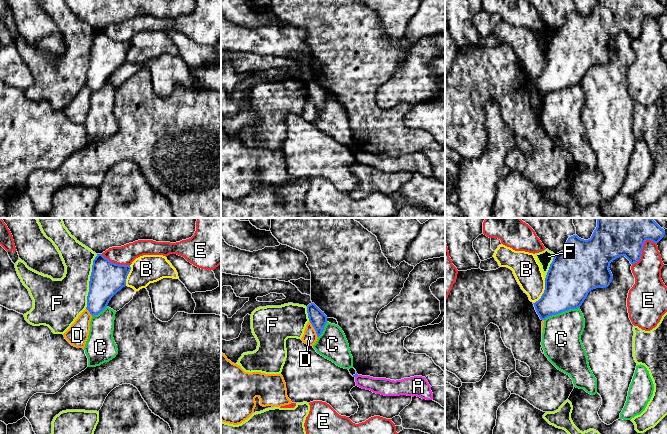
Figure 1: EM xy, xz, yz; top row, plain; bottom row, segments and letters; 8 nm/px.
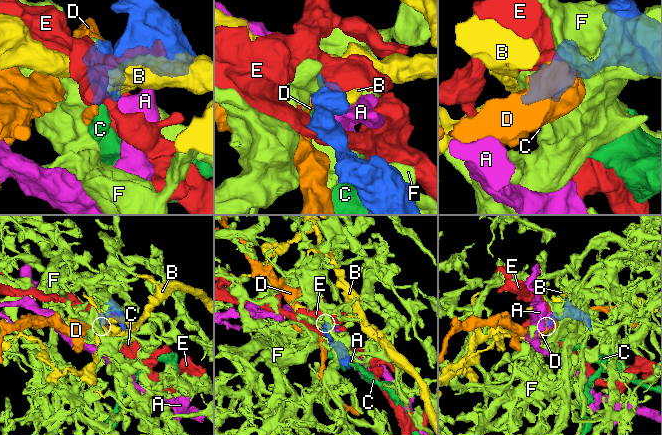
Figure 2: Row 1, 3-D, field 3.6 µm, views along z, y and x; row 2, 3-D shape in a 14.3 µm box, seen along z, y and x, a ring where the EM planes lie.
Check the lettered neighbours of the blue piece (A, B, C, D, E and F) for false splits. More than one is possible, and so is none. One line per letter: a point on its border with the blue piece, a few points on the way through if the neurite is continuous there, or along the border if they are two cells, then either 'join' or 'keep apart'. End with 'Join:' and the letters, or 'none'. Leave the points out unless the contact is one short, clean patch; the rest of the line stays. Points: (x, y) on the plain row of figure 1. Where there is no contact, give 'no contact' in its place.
A: meets blue in xz at (356, 151); border along xz (357, 150), (355, 153); keep apart
B: meets blue in yz at (544, 68); keep apart
C: meets blue in yz at (561, 88); border along yz (579, 83), (549, 91), (544, 96); keep apart
D: meets blue in xz at (314, 104); border along xz (309, 96), (317, 113); keep apart
E: meets blue in yz at (642, 24); keep apart
F: meets blue in xy at (89, 57); keep apart
Join: none

